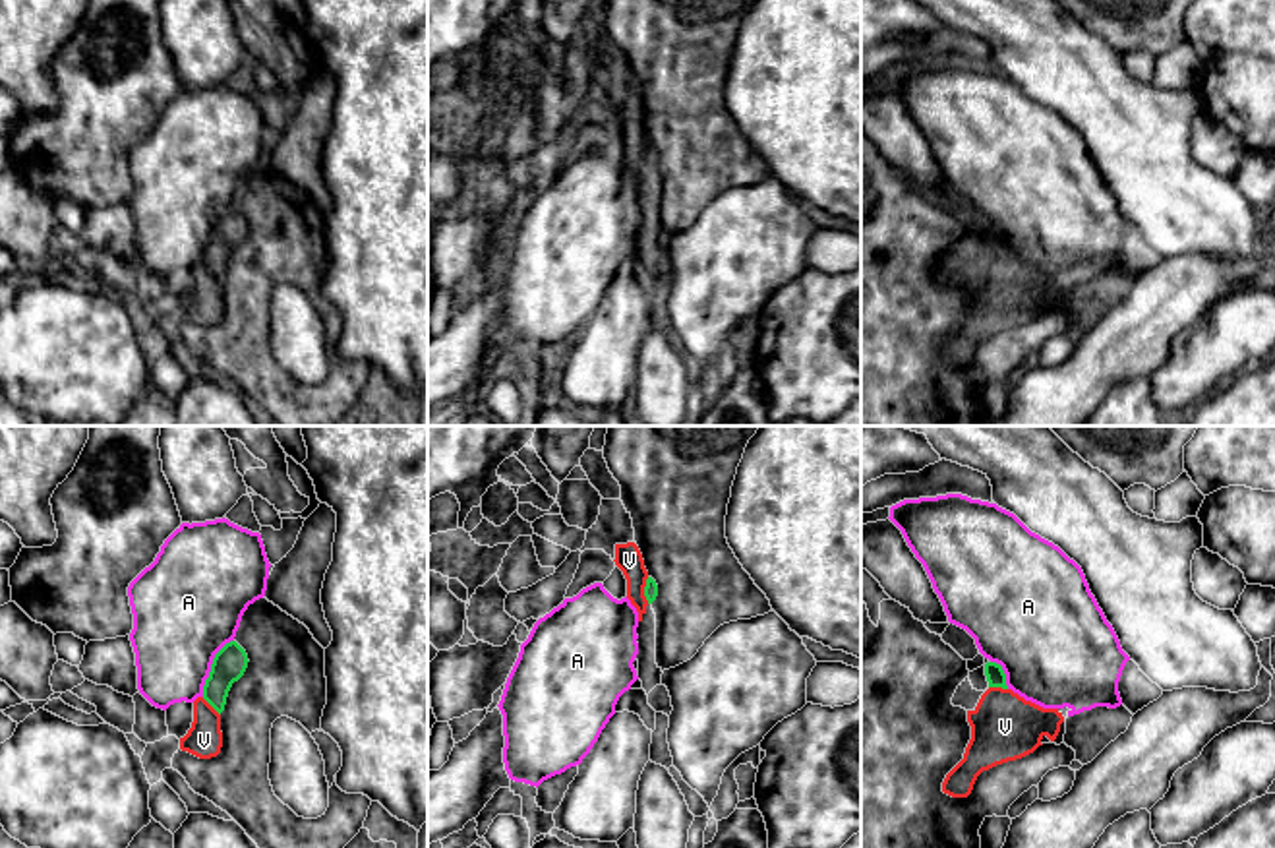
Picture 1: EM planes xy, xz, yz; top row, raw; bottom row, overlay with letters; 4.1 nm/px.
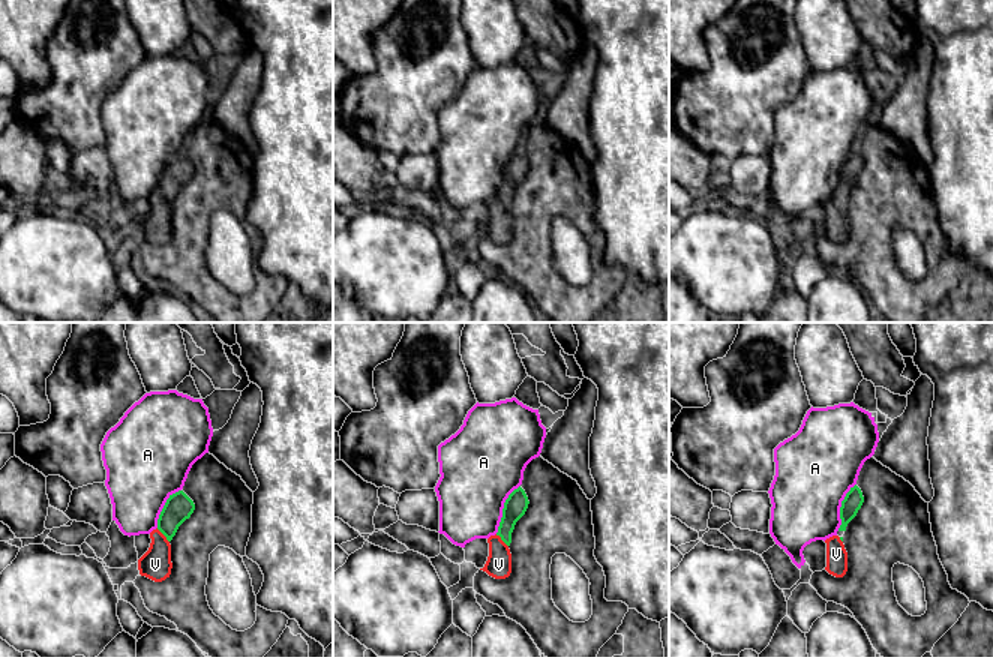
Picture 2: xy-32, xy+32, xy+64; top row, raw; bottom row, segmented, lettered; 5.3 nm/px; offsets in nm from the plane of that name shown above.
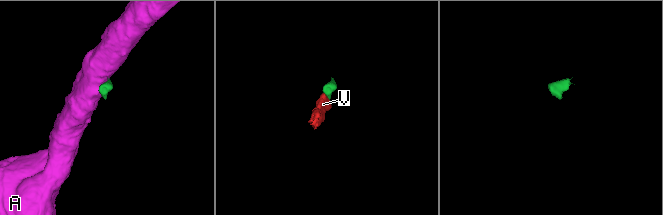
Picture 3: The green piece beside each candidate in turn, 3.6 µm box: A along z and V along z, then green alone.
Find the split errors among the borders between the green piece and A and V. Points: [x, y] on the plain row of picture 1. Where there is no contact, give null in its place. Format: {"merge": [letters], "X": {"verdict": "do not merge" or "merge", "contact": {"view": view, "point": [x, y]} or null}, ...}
{"merge": ["V"], "A": {"verdict": "do not merge", "contact": {"view": "xy", "point": [211, 233]}}, "V": {"verdict": "merge", "contact": {"view": "xz", "point": [645, 157]}}}

